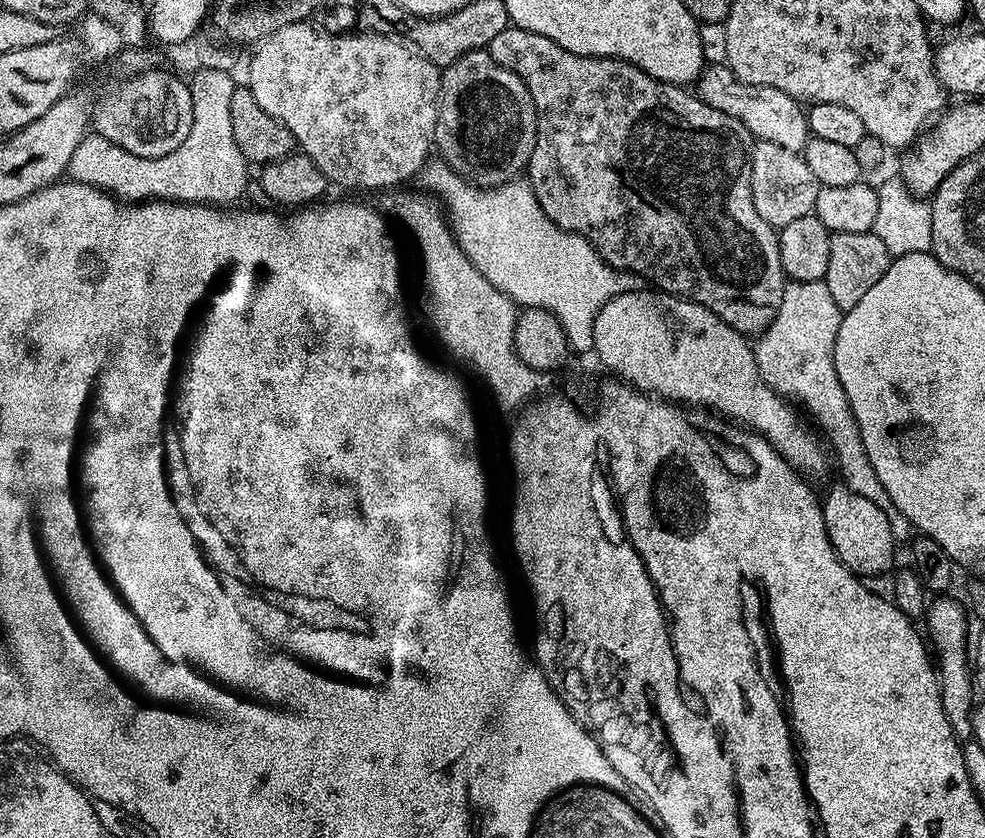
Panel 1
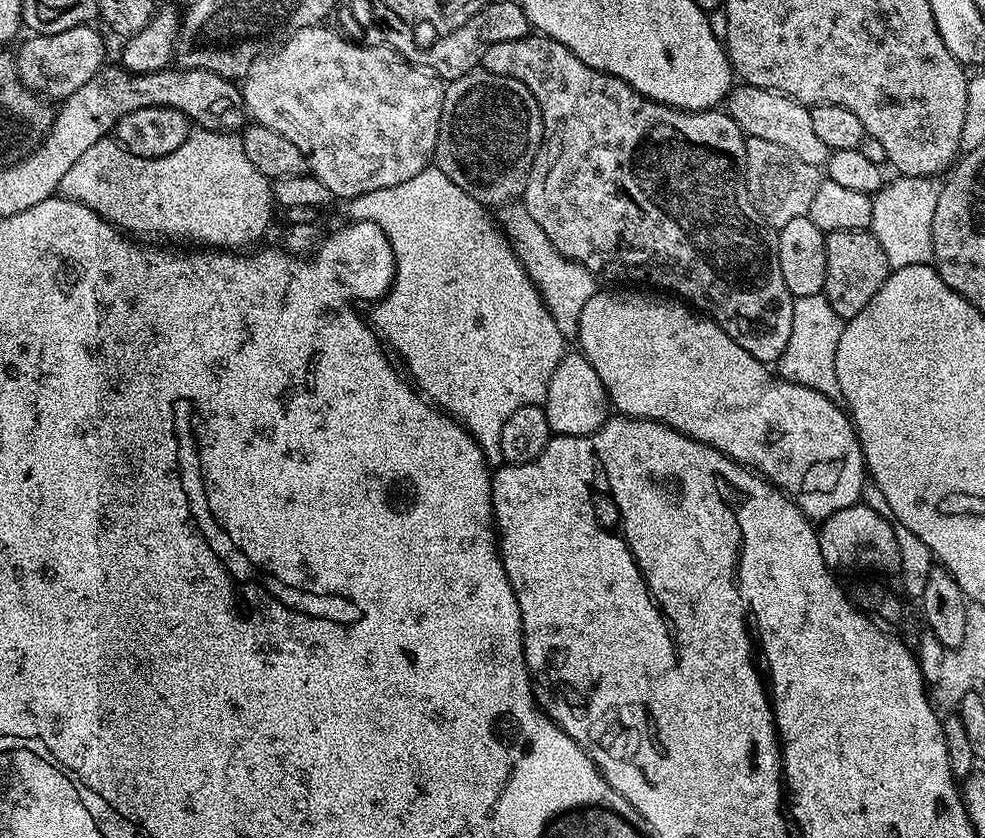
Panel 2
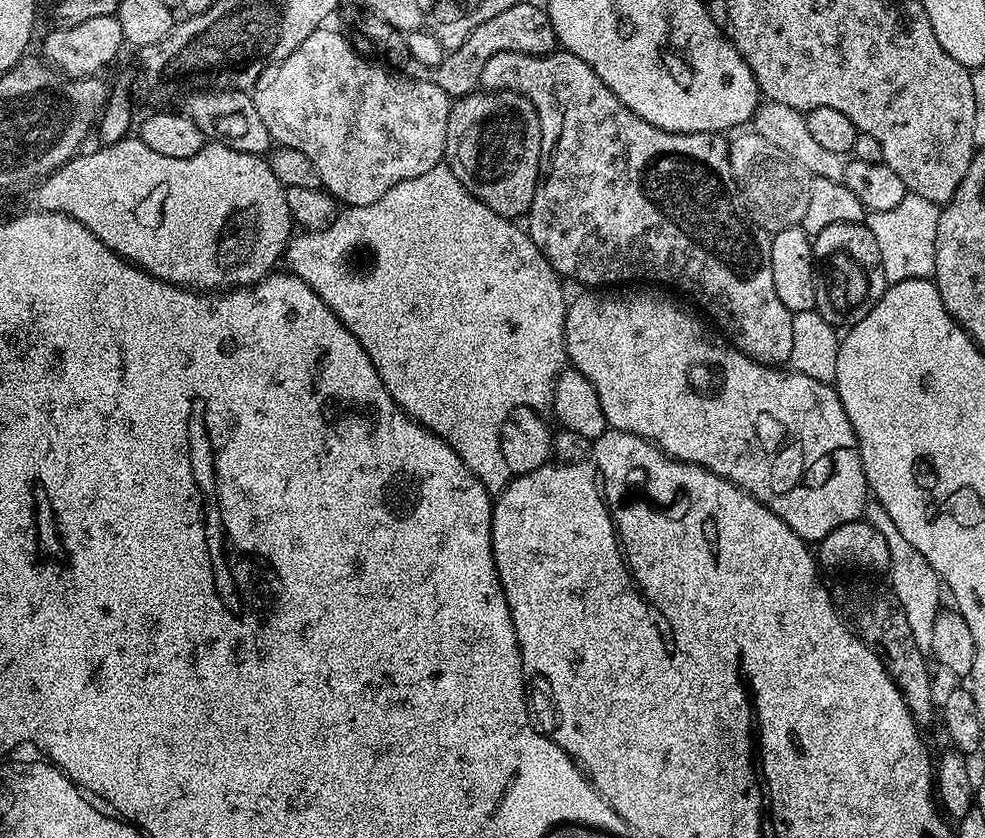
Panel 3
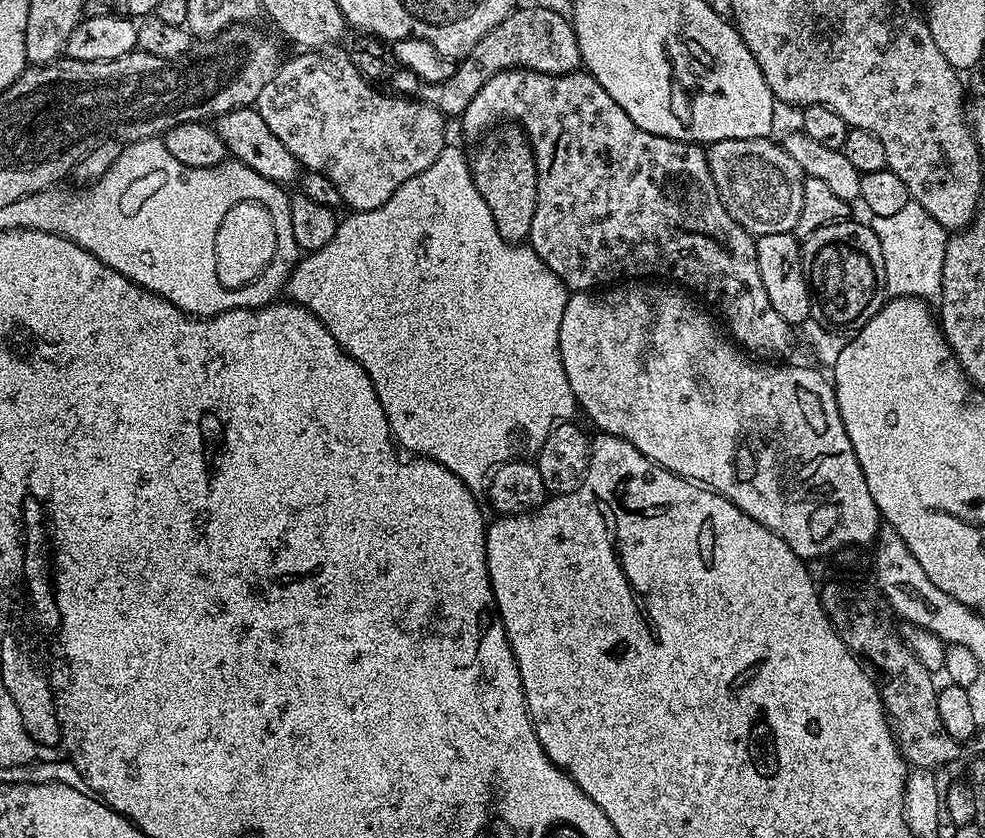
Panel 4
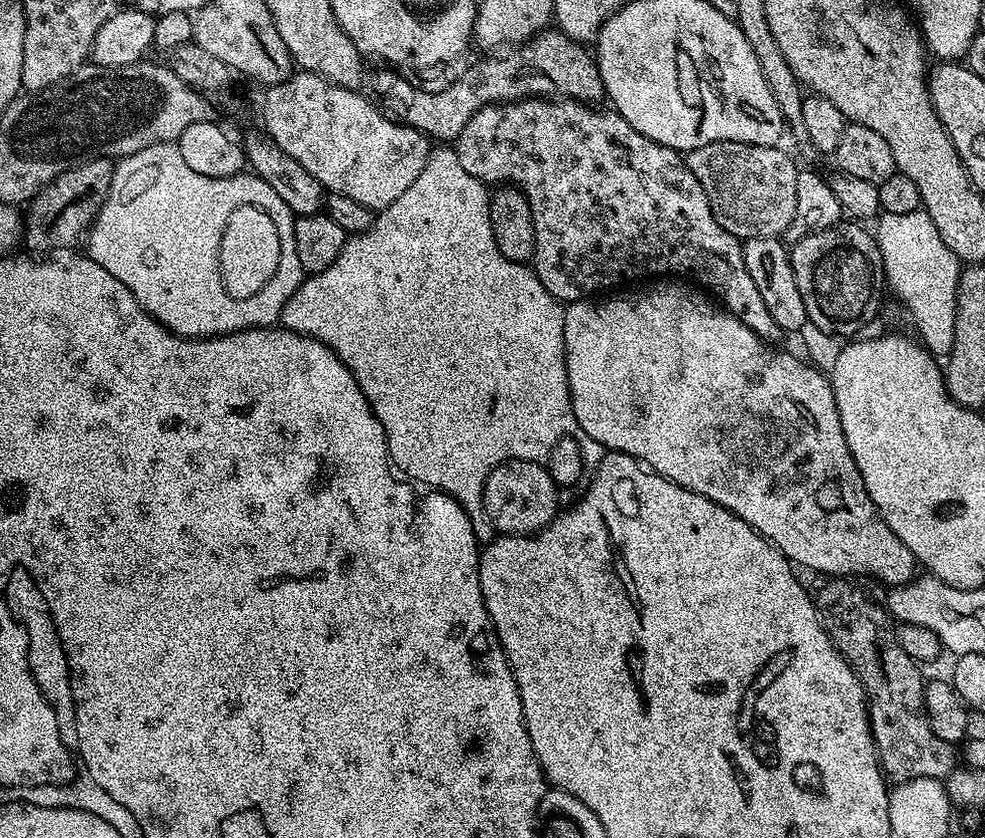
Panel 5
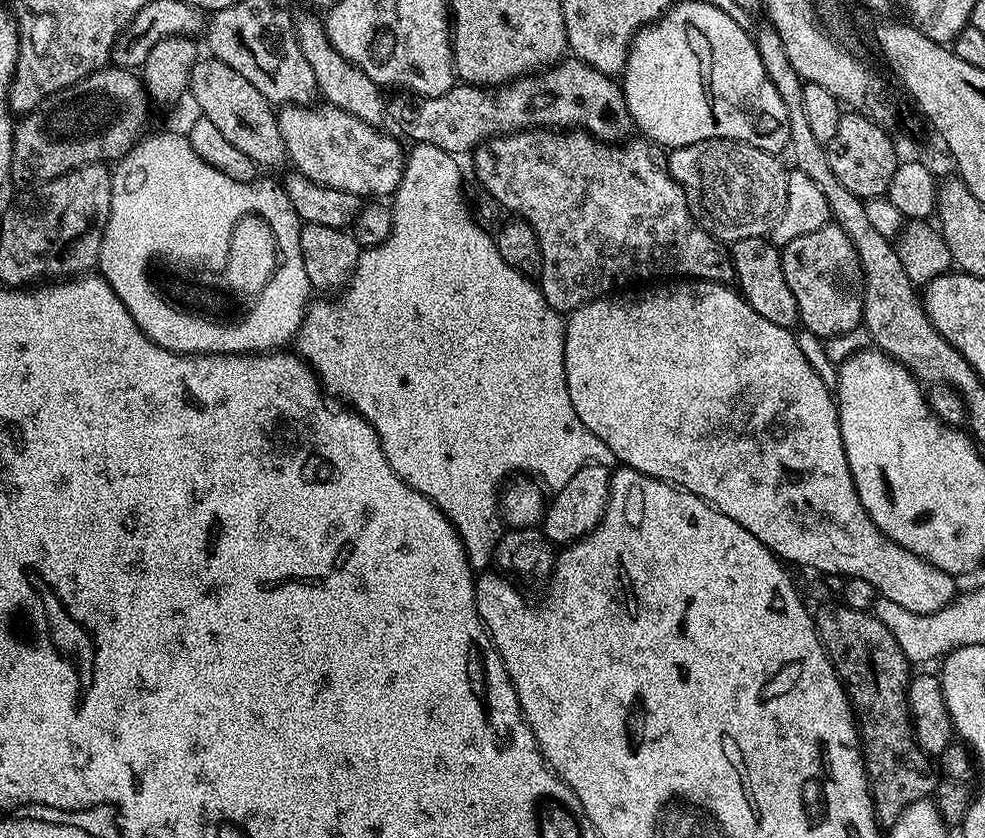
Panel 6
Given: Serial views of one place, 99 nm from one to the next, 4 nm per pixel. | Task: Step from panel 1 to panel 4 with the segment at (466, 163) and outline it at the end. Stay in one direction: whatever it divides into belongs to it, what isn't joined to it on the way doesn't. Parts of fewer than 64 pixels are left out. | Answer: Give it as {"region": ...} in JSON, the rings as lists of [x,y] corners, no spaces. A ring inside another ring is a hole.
{"region":[[[512,122],[503,126],[505,128],[493,127],[484,145],[473,156],[471,153],[470,167],[478,194],[486,198],[486,206],[490,206],[490,214],[494,214],[494,226],[498,226],[498,234],[502,234],[506,242],[522,244],[528,240],[534,222],[536,160],[524,129]]]}

